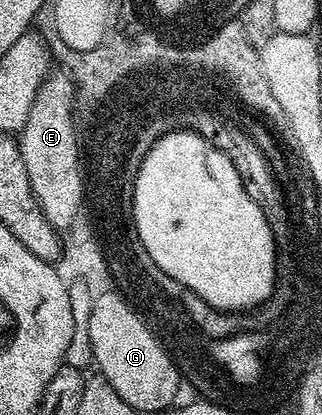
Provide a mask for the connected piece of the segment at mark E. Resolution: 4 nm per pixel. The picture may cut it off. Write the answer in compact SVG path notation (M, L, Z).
M56 74L49 75L48 79L45 80L44 85L38 90L38 94L34 98L34 106L30 106L30 118L26 118L26 126L19 133L18 143L20 145L20 153L22 154L22 162L26 162L26 174L30 178L30 186L34 190L34 198L40 203L40 209L44 211L44 217L51 222L53 228L57 230L68 230L74 222L77 215L82 212L85 207L85 177L82 175L82 144L76 141L76 120L77 117L74 113L77 111L77 97L76 87L73 84L71 77L67 74Z

